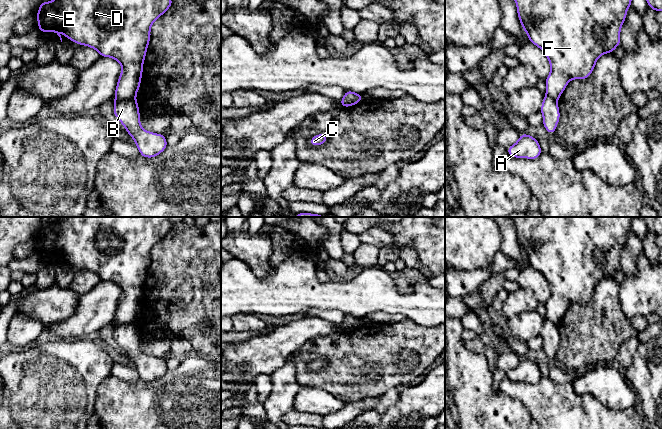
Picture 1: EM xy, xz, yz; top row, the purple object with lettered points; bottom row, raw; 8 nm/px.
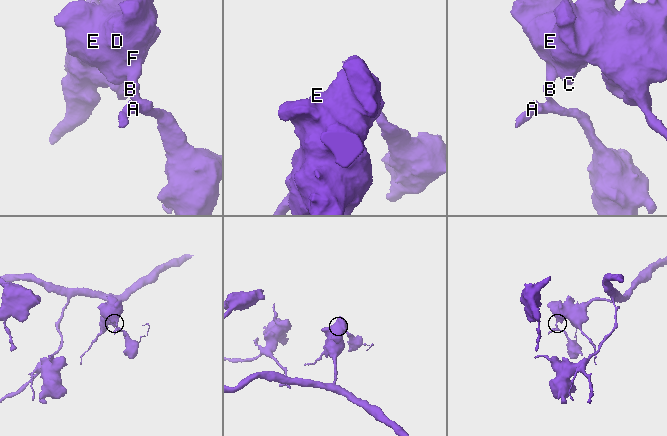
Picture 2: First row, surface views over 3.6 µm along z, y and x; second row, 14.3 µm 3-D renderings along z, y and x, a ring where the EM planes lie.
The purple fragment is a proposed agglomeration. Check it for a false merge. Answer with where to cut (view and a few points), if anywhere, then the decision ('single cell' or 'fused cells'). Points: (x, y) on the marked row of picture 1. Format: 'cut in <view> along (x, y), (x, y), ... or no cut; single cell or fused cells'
cut in xy along (134, 97), (115, 100); fused cells

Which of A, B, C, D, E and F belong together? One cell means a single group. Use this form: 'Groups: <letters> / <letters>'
Groups: A B / C D E F

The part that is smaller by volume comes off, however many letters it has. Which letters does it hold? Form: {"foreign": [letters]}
{"foreign": ["A", "B"]}

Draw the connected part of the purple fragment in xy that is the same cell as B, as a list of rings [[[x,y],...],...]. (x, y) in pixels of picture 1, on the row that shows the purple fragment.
[[[135,98],[115,100],[114,116],[125,127],[126,132],[134,139],[139,153],[144,158],[154,158],[168,146],[166,136],[146,131],[140,123],[140,110]]]

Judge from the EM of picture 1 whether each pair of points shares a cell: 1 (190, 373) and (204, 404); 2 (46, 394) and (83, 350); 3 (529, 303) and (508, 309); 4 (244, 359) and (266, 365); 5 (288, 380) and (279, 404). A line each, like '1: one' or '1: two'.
1: one
2: one
3: one
4: one
5: one

